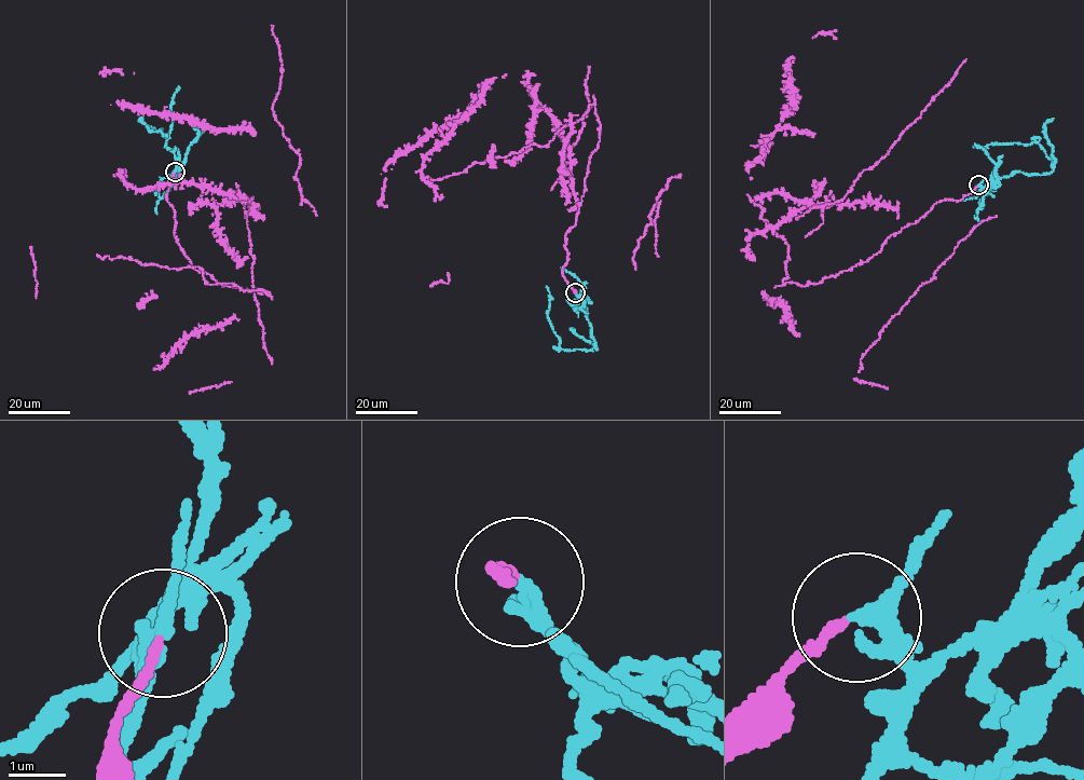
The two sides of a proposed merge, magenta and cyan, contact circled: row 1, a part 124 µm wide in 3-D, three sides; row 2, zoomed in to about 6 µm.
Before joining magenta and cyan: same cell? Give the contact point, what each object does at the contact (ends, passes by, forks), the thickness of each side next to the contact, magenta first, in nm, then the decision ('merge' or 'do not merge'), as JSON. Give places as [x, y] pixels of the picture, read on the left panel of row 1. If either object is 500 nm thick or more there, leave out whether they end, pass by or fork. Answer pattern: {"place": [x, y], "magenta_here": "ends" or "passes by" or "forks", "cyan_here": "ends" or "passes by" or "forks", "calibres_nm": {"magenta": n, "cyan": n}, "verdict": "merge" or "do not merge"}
{"place": [175, 172], "magenta_here": "ends", "cyan_here": "passes by", "calibres_nm": {"magenta": 140, "cyan": 240}, "verdict": "do not merge"}

